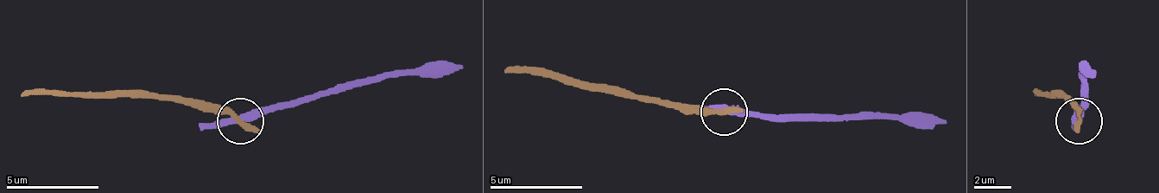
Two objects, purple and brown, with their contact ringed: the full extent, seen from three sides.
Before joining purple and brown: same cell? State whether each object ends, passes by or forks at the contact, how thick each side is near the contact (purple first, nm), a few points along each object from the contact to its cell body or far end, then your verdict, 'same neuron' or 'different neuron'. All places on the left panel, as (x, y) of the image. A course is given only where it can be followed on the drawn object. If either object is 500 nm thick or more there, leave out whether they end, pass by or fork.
purple passes by | brown ends | 380/440 nm | purple via (242, 119), (464, 64) | brown via (242, 119), (154, 97), (19, 97) | different neuron

